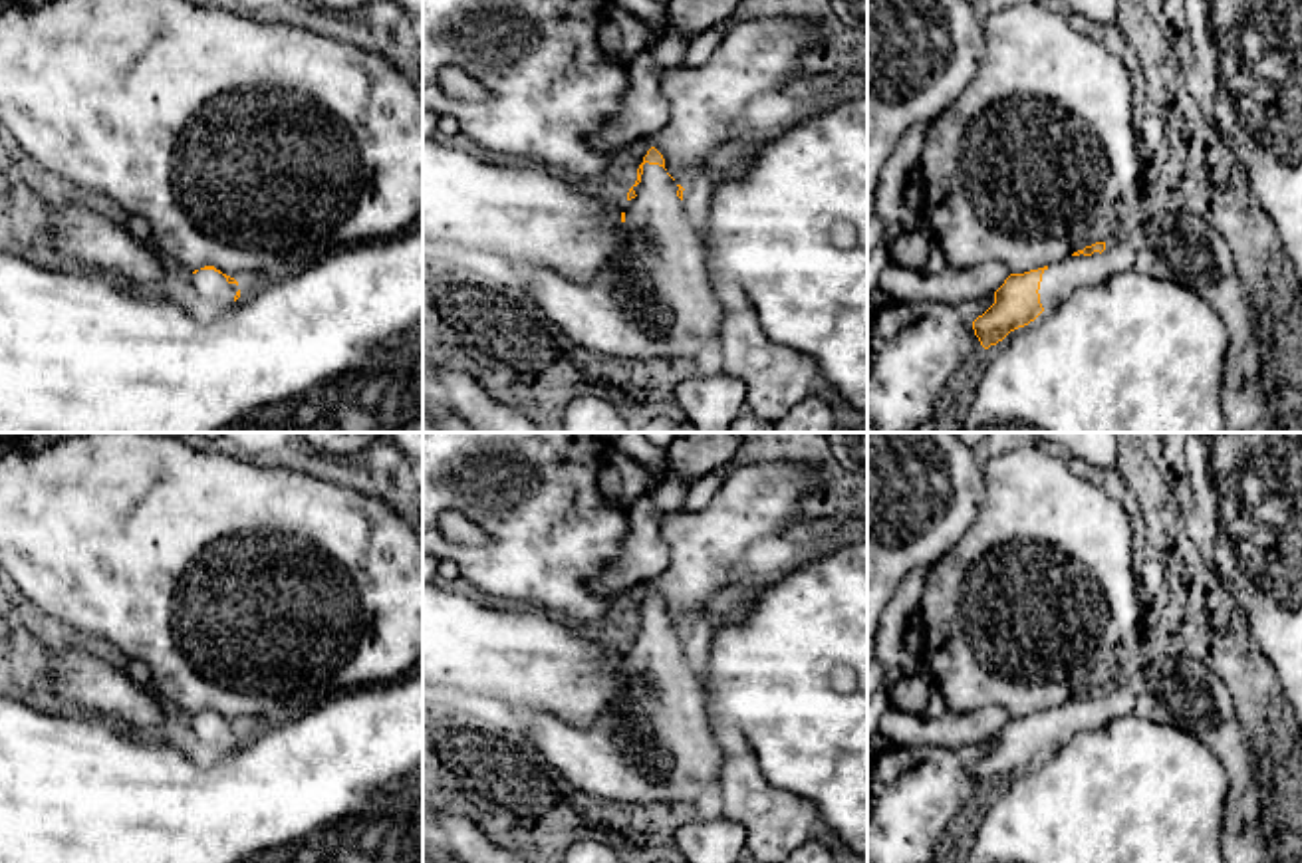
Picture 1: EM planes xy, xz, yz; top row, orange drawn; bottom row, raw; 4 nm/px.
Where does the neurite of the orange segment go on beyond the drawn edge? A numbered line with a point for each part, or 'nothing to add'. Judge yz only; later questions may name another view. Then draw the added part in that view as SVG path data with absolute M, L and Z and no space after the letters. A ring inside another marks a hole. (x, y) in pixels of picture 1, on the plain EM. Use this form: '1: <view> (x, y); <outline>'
1: yz (1181, 691); M1175 645L1169 659L1157 665L1147 665L1141 657L1133 663L1139 667L1137 673L1119 675L1106 684L1102 698L1070 700L1048 710L1038 734L1042 752L1056 752L1076 732L1123 716L1173 724L1201 740L1227 772L1225 833L1237 835L1248 823L1256 823L1254 762L1231 688L1193 645Z

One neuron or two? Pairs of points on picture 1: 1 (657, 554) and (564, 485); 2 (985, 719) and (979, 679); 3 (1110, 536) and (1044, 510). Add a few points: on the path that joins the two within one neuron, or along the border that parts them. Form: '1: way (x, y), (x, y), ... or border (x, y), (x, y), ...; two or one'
1: border (626, 536), (620, 554), (598, 576); two
2: border (975, 711), (999, 705), (1011, 717); two
3: way (1094, 536), (1070, 536), (1060, 526); one

